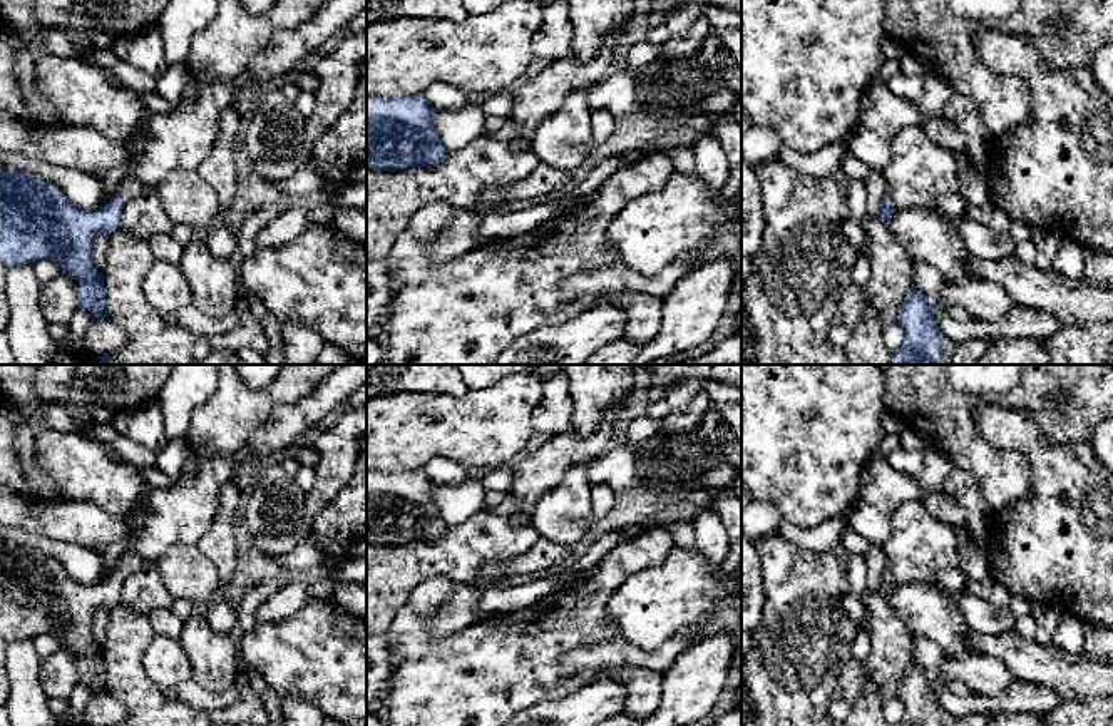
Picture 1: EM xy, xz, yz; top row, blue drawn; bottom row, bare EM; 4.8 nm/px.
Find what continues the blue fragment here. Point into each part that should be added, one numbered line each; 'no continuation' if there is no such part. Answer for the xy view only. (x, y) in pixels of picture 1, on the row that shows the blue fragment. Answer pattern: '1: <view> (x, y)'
1: xy (129, 189)

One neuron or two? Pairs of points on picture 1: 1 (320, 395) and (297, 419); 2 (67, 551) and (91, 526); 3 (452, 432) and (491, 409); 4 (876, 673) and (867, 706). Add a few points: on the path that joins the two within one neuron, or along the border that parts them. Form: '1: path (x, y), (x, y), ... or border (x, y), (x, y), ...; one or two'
1: path (315, 400), (302, 414); one
2: border (35, 534), (77, 542), (92, 549); two
3: path (462, 429), (471, 429), (481, 419); one
4: path (876, 681), (872, 698); one

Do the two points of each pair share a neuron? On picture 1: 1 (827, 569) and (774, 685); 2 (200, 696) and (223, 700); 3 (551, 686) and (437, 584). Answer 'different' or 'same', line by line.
1: same
2: same
3: same

